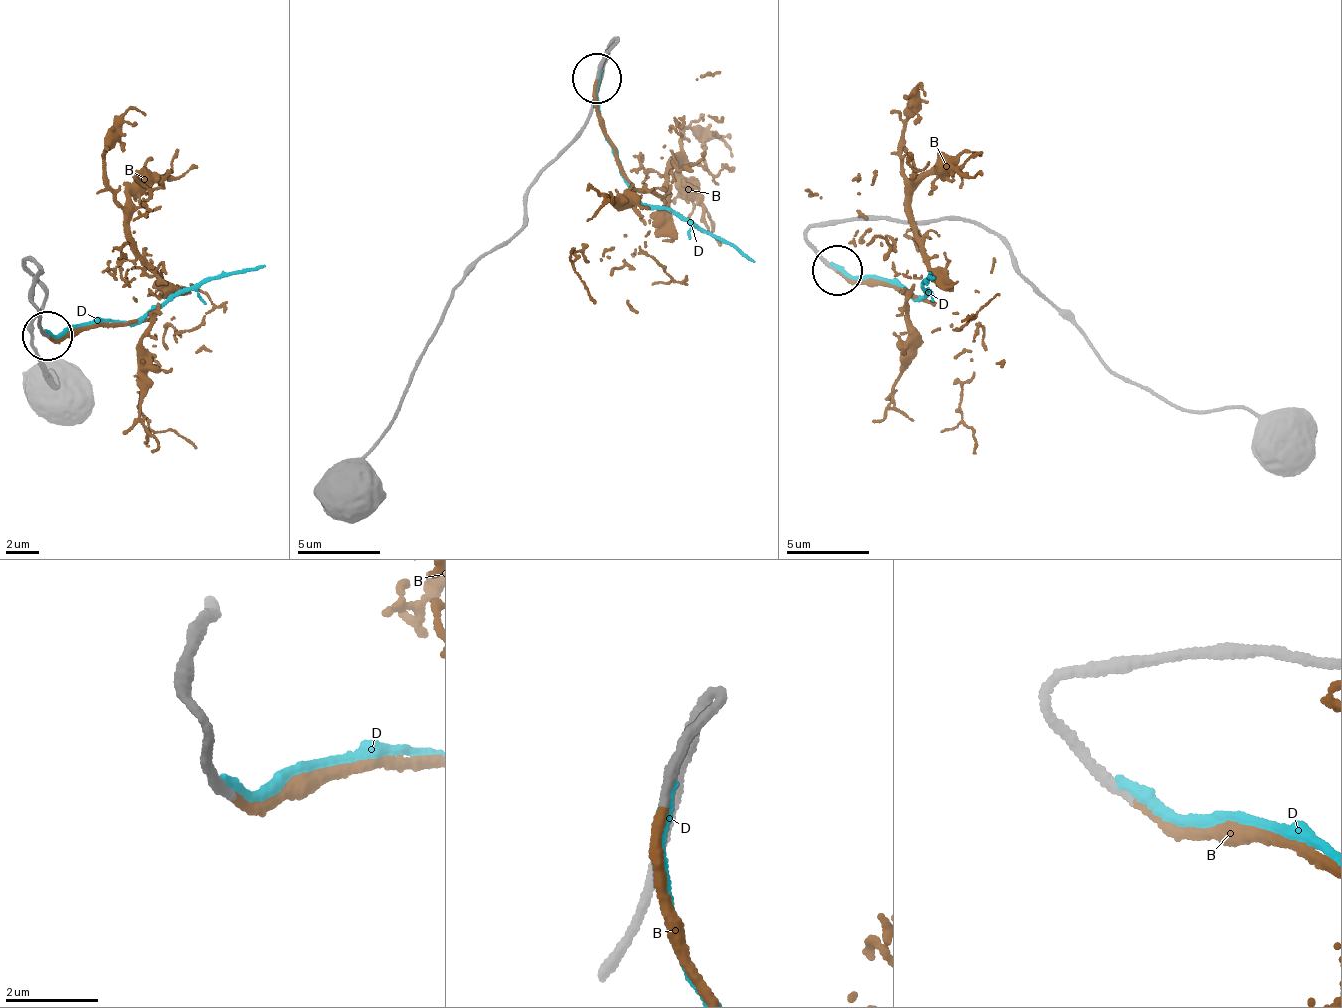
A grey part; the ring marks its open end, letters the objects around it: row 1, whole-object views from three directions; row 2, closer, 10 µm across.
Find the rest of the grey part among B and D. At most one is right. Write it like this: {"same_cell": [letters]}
{"same_cell": ["B"]}

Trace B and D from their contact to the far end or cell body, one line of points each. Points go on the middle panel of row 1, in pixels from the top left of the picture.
B: (597, 79), (599, 129), (636, 189), (660, 195), (667, 211), (631, 266), (572, 254), (594, 304)
D: (599, 75), (601, 132), (636, 197), (706, 231), (756, 261)

